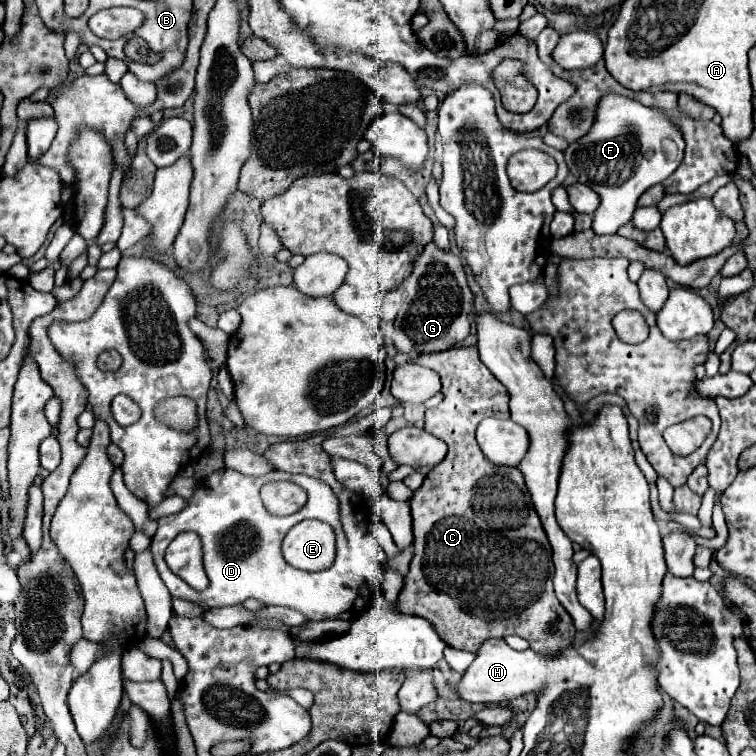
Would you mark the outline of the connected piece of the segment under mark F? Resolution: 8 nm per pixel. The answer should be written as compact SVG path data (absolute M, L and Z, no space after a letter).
M619 94L603 96L591 132L565 150L569 172L579 182L591 186L601 198L601 204L593 214L593 232L615 234L619 226L629 222L639 196L647 188L667 180L683 162L683 154L685 144L681 128L671 124L669 116L663 116L659 108L647 108L637 100Z

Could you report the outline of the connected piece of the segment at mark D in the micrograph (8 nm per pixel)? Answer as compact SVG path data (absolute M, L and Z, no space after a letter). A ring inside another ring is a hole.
M221 468L201 482L199 490L189 500L185 510L171 516L163 516L157 522L159 528L151 538L149 550L153 554L153 562L157 566L161 580L169 588L171 596L191 600L207 608L233 606L233 604L241 604L247 598L257 598L265 606L289 606L301 610L309 620L327 620L327 618L355 620L367 606L367 600L373 596L371 572L375 572L373 571L375 568L381 568L384 574L388 568L386 554L381 546L371 546L367 518L364 525L359 525L355 529L341 528L339 500L331 490L331 486L319 478L299 476L291 472L275 470L265 476L253 478L253 476L243 476L231 468ZM283 478L291 478L291 482L303 486L309 496L307 504L299 512L289 514L285 518L269 514L259 498L259 488L265 482L283 480ZM305 518L317 518L321 522L327 522L337 534L337 558L333 566L327 570L319 570L319 572L297 570L289 566L281 554L281 542L287 530ZM183 531L195 531L201 539L203 565L210 581L209 588L205 592L195 592L193 588L187 588L187 584L179 576L175 576L163 560L169 542ZM358 579L364 580L360 586Z

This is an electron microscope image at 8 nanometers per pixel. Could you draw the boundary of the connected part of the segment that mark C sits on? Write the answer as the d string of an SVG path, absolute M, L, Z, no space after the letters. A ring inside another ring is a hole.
M475 346L451 348L445 352L415 358L417 364L435 370L443 384L443 404L425 412L425 430L449 446L447 456L431 468L419 490L411 498L413 516L413 560L405 576L403 590L397 598L399 612L421 616L433 624L439 637L451 648L477 652L489 638L505 638L509 634L523 636L529 648L545 656L557 656L569 648L575 638L575 626L567 610L553 592L553 560L551 546L535 512L527 486L519 470L491 464L477 446L475 428L487 418L509 418L509 394L495 376L479 360Z

